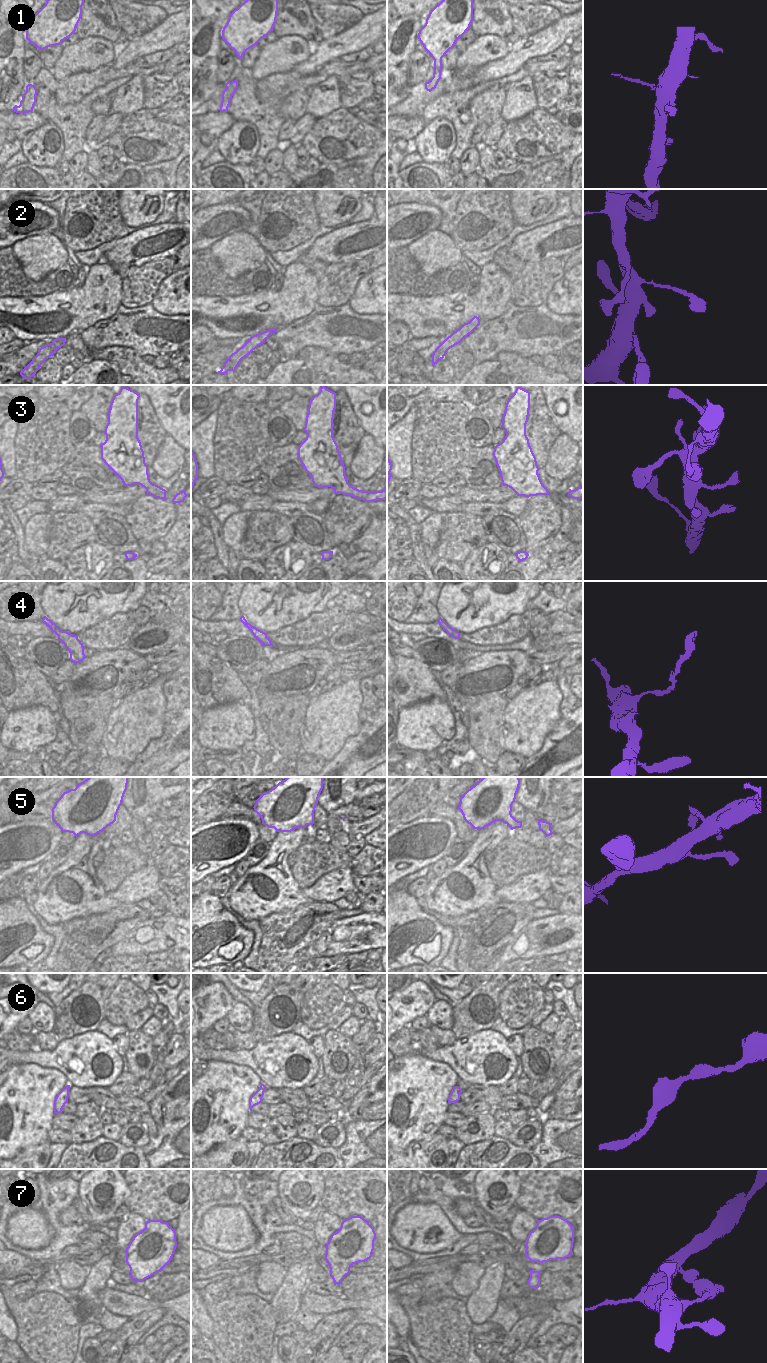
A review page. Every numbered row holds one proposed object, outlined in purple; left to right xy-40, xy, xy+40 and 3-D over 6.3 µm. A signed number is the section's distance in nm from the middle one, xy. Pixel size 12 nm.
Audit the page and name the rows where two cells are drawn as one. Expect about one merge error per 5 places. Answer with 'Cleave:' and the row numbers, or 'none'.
Cleave: 2

